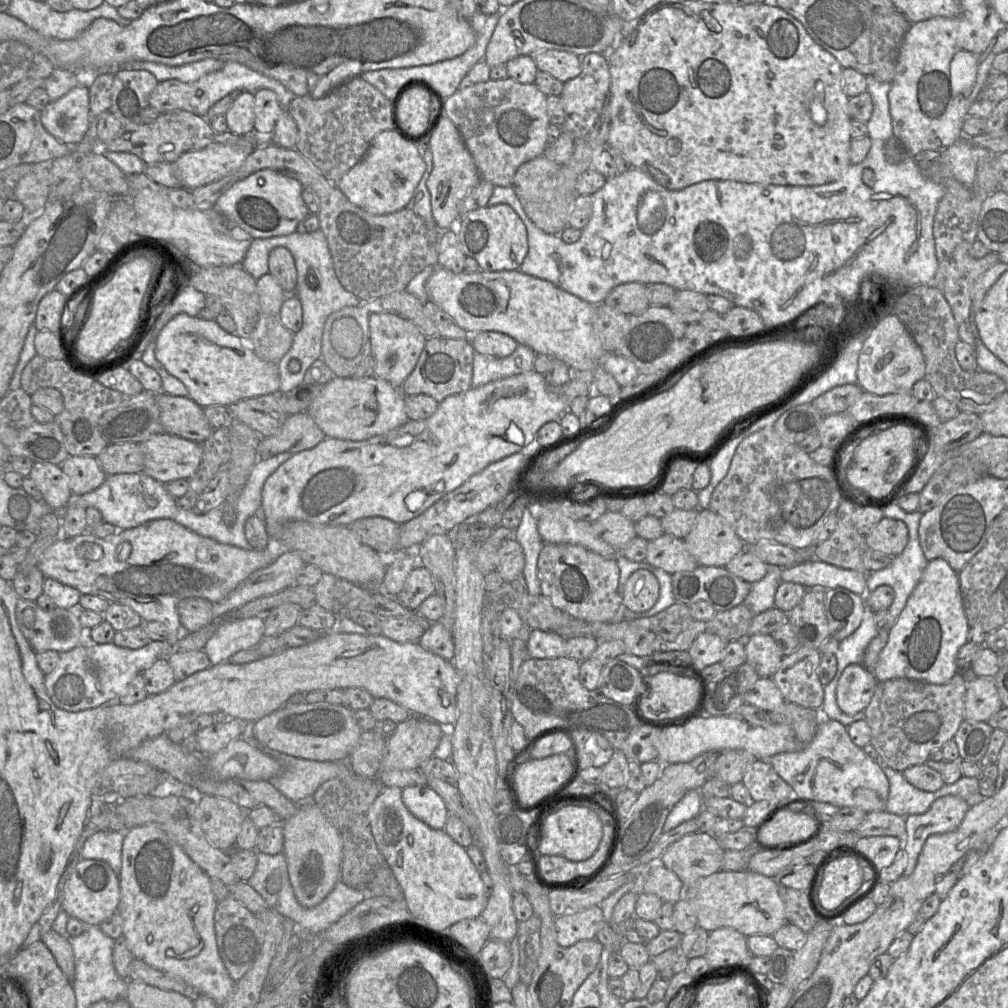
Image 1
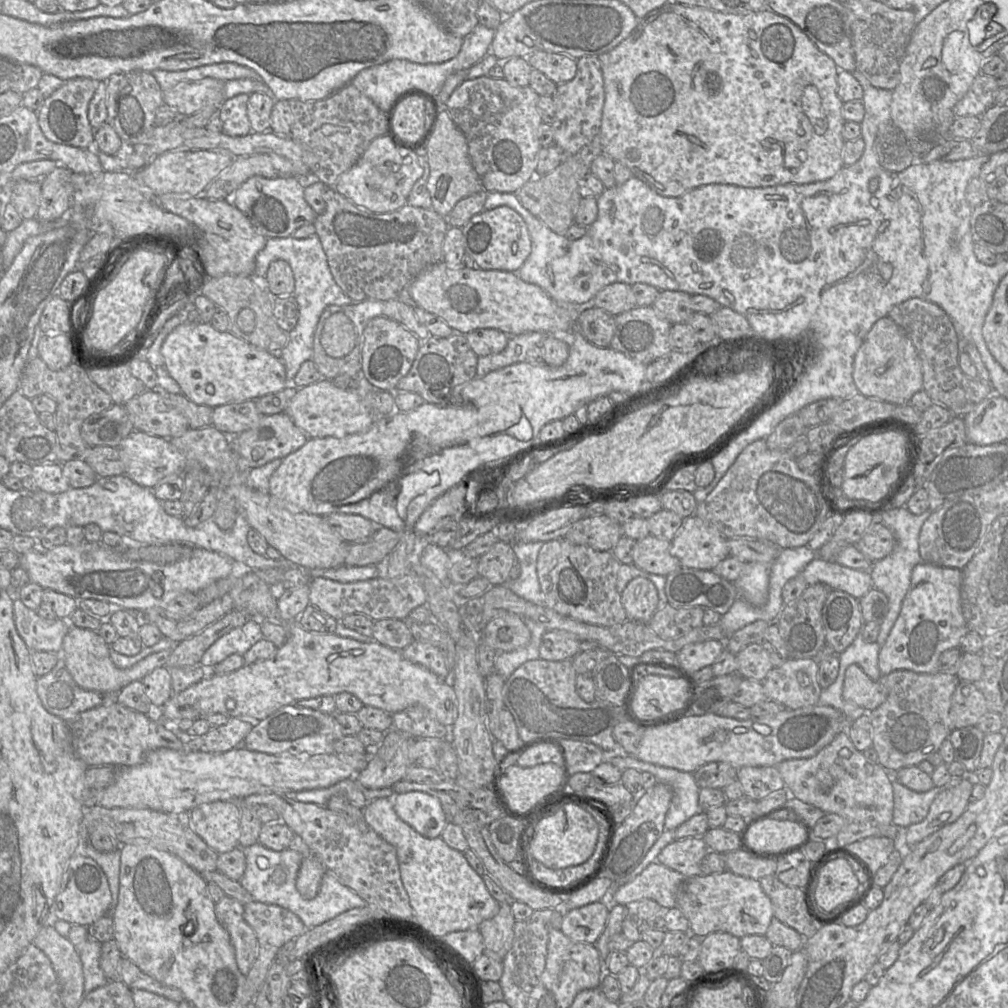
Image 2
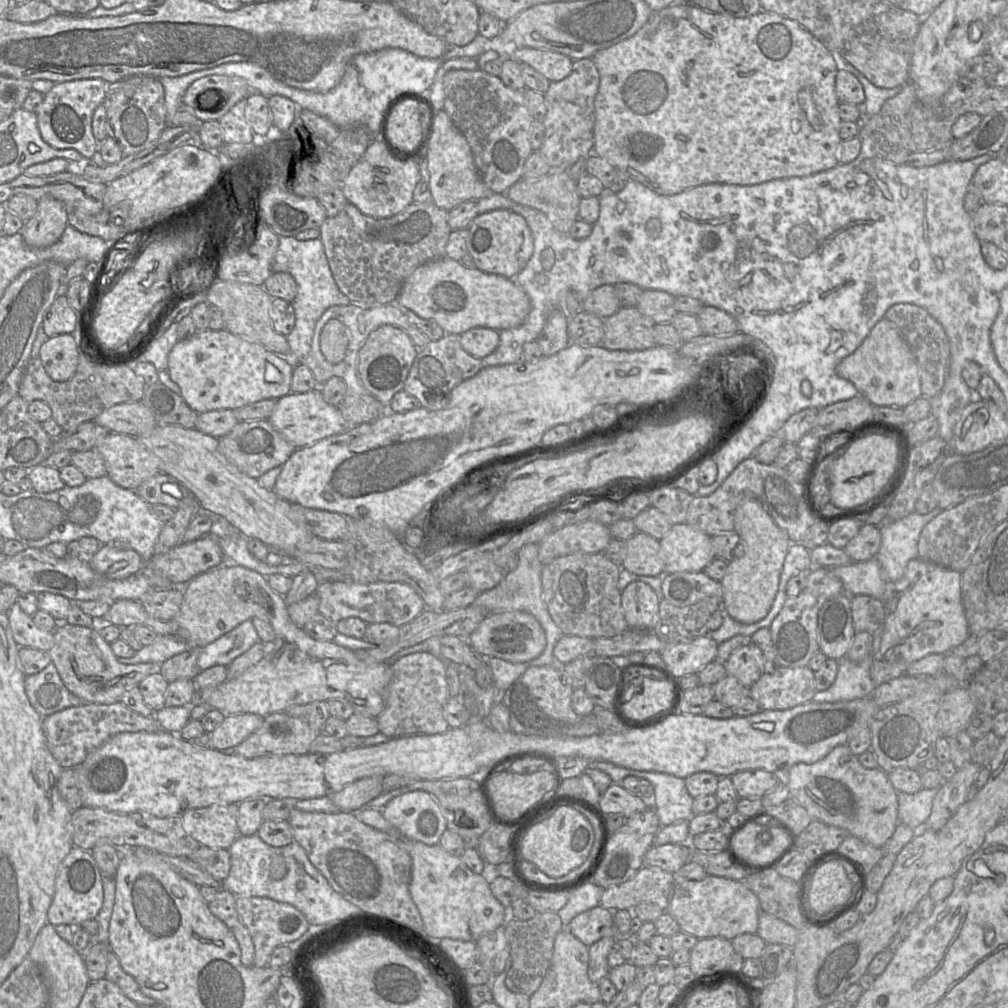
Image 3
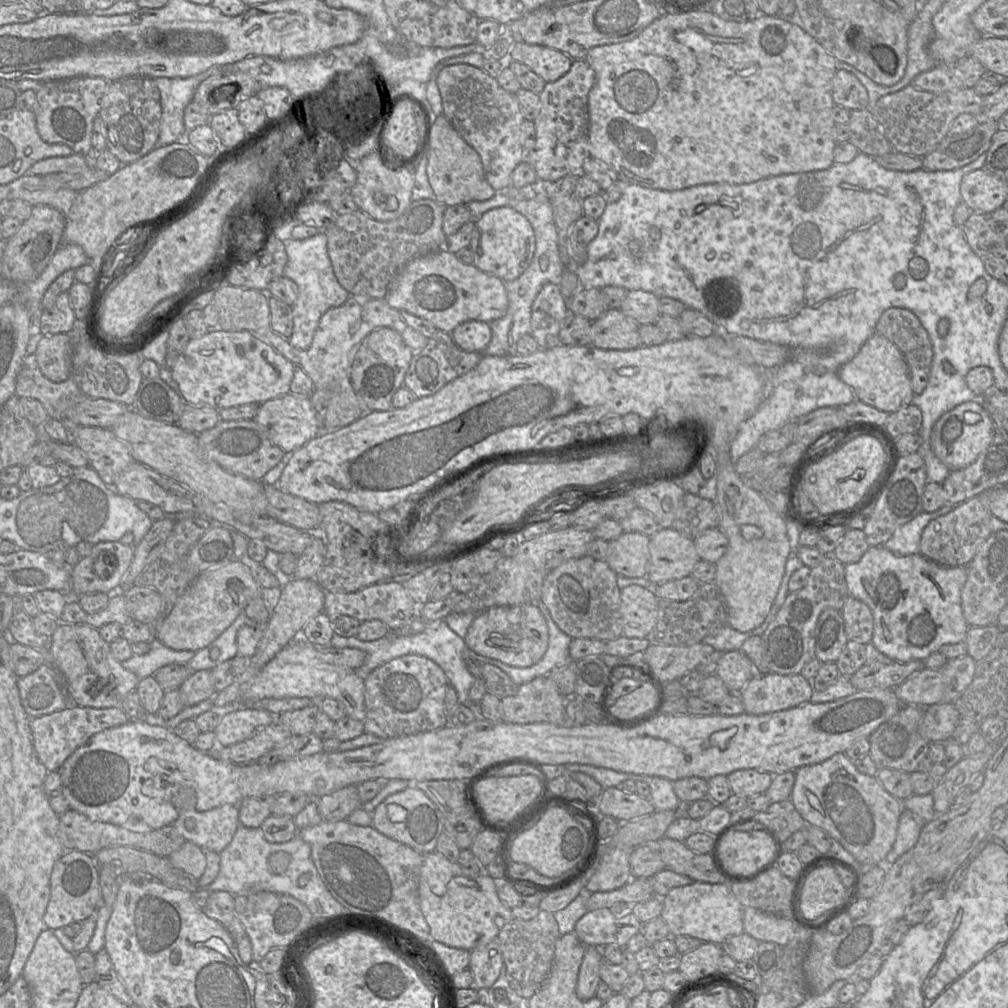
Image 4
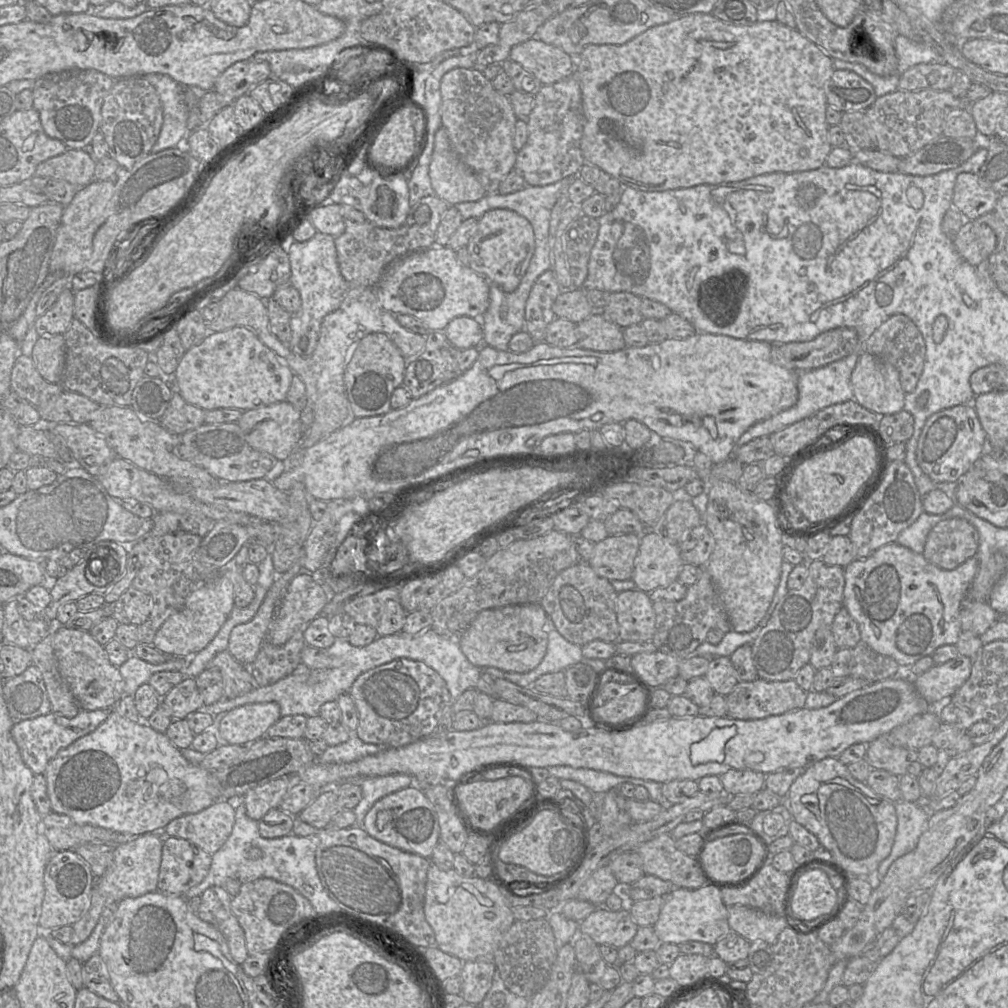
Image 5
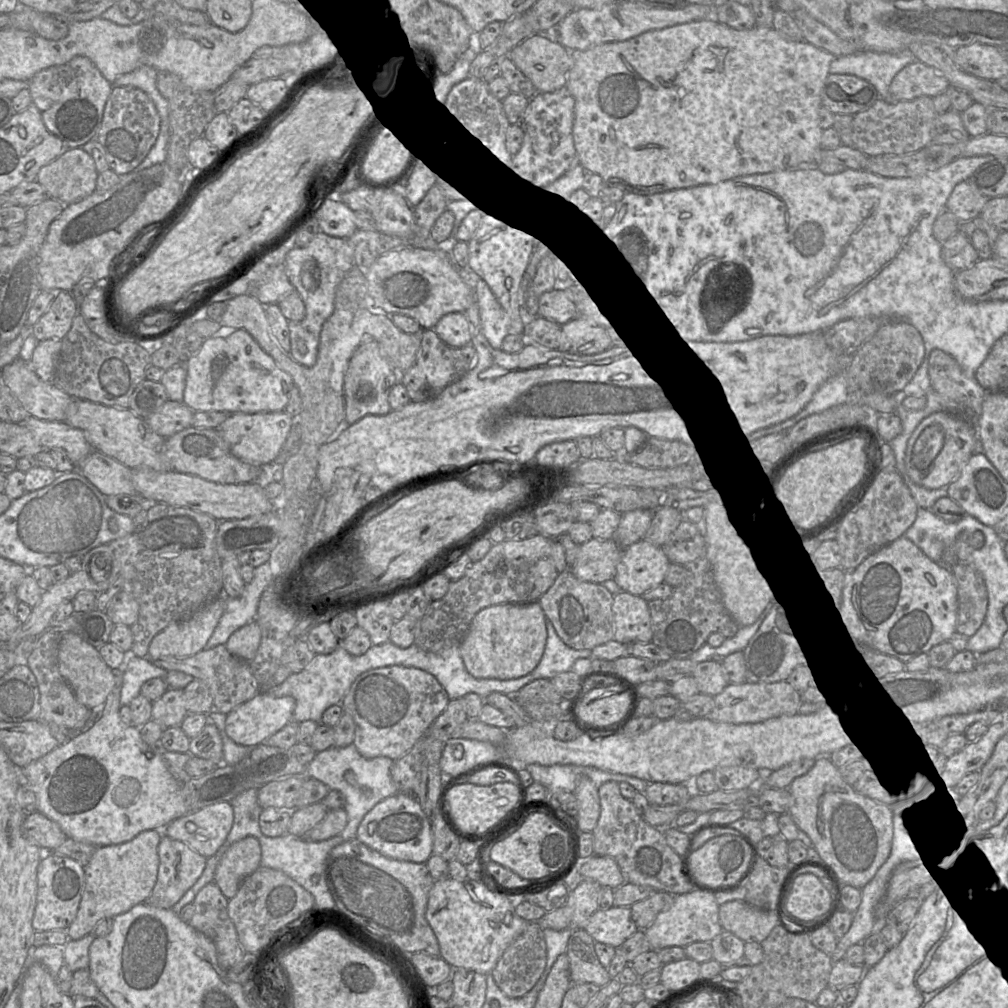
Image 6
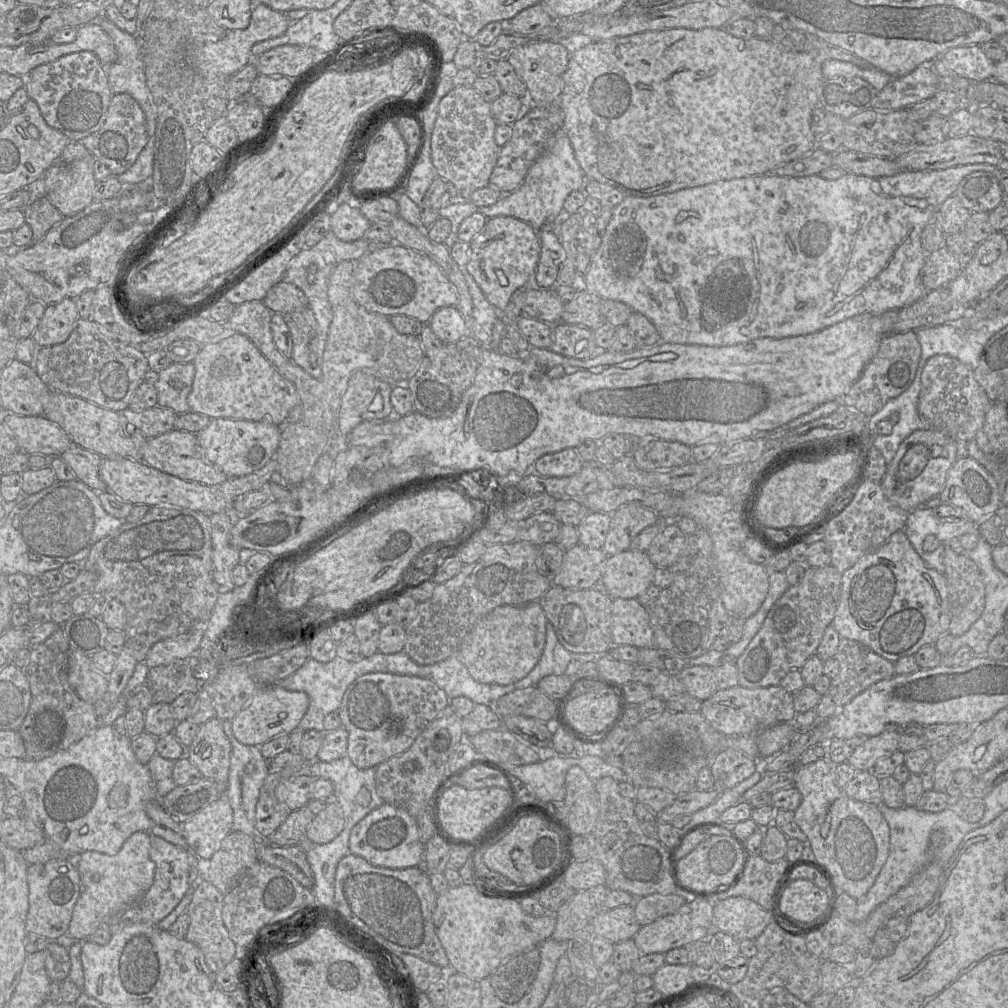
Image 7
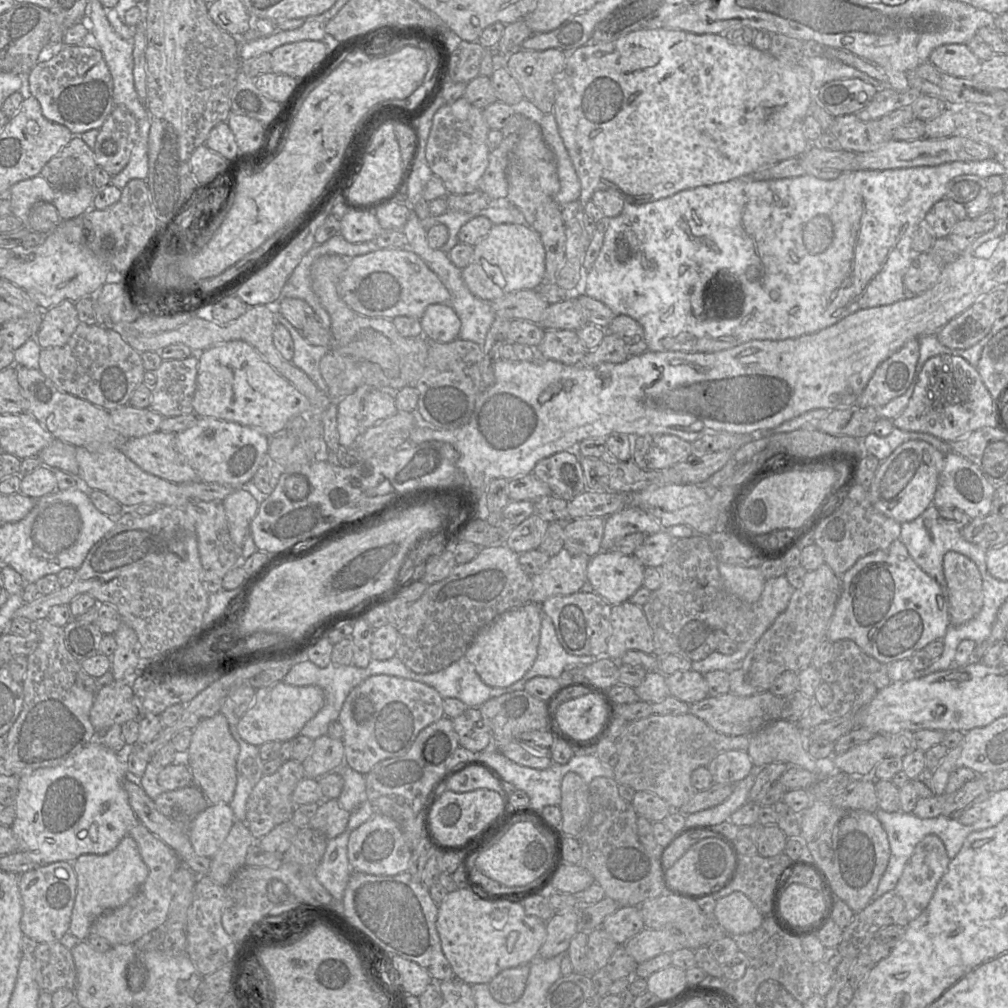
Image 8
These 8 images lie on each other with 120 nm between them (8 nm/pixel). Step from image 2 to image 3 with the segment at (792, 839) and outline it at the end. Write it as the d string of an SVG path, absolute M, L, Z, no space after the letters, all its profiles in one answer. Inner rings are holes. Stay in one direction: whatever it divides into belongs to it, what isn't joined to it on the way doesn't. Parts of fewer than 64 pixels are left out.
M750 823L731 836L728 850L745 867L755 868L774 860L788 843L789 835L781 828L777 826Z

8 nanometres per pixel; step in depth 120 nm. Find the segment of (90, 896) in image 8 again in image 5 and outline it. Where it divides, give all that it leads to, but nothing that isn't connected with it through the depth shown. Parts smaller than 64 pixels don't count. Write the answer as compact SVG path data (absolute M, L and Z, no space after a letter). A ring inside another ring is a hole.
M163 832L146 833L133 837L126 843L115 845L113 858L105 873L96 877L90 897L88 909L84 915L75 922L70 945L84 942L95 928L103 909L125 898L136 898L157 890L160 864L162 859Z

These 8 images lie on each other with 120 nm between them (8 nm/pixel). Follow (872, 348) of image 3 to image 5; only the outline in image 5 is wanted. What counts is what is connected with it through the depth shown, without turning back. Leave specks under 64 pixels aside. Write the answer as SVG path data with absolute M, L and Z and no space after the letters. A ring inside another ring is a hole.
M863 352L851 374L855 399L864 408L880 415L903 410L905 392L898 370L889 362Z

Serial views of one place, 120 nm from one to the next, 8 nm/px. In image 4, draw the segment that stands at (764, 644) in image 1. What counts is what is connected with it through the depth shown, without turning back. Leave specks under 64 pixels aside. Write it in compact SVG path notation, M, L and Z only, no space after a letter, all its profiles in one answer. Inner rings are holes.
M741 650L724 652L715 674L731 693L739 693L753 677L750 660Z

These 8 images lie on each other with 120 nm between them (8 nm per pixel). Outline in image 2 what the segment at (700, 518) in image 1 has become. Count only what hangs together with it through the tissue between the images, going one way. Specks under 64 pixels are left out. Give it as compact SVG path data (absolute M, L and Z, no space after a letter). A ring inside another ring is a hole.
M696 515L684 518L671 540L670 553L683 567L713 570L729 556L728 539Z

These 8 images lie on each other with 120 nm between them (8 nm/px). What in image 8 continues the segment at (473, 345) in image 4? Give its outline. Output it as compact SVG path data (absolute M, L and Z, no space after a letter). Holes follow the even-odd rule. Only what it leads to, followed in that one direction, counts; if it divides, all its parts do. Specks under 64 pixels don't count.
M449 303L429 305L419 320L427 340L447 343L458 338L461 320Z

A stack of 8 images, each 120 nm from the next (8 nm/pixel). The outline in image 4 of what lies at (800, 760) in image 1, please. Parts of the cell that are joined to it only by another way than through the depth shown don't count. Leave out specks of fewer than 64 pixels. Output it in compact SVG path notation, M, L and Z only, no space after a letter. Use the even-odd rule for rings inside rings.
M845 753L798 768L790 799L807 825L823 829L862 867L885 865L885 857L896 839L902 802L886 791L876 776L859 772Z

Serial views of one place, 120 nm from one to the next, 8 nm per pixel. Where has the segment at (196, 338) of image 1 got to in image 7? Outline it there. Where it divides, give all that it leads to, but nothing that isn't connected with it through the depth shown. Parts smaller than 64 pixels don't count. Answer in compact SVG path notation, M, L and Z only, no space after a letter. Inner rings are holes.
M235 333L217 343L201 346L200 352L193 361L195 376L187 398L190 411L205 414L211 419L265 421L276 426L286 423L288 413L300 403L298 391L295 385L278 372L247 336Z

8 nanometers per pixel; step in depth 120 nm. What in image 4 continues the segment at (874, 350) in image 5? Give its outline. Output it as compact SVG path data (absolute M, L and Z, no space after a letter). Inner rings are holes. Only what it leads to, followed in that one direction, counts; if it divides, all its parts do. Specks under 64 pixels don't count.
M888 308L882 313L876 325L875 333L887 338L900 350L908 365L912 390L915 395L921 394L928 383L933 360L933 347L919 318L912 311L905 308Z

